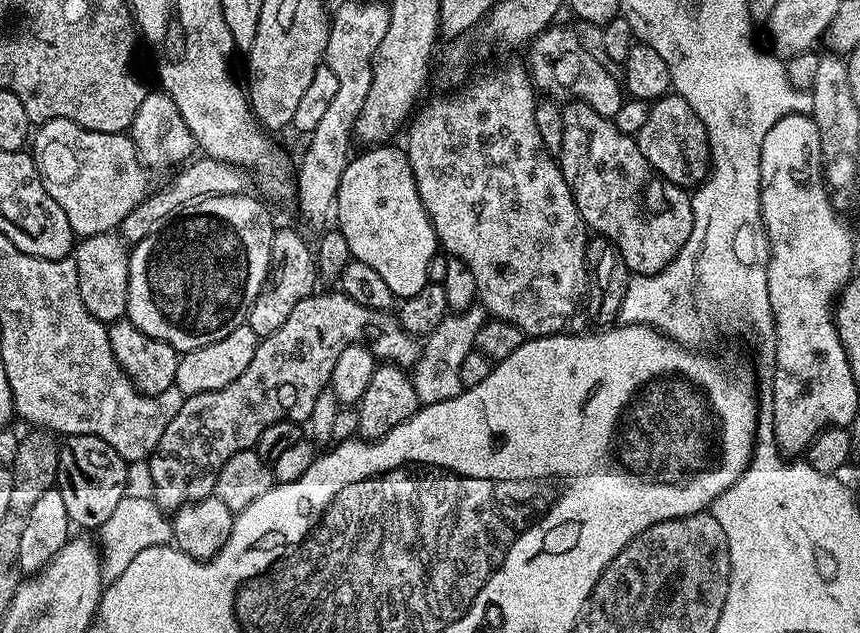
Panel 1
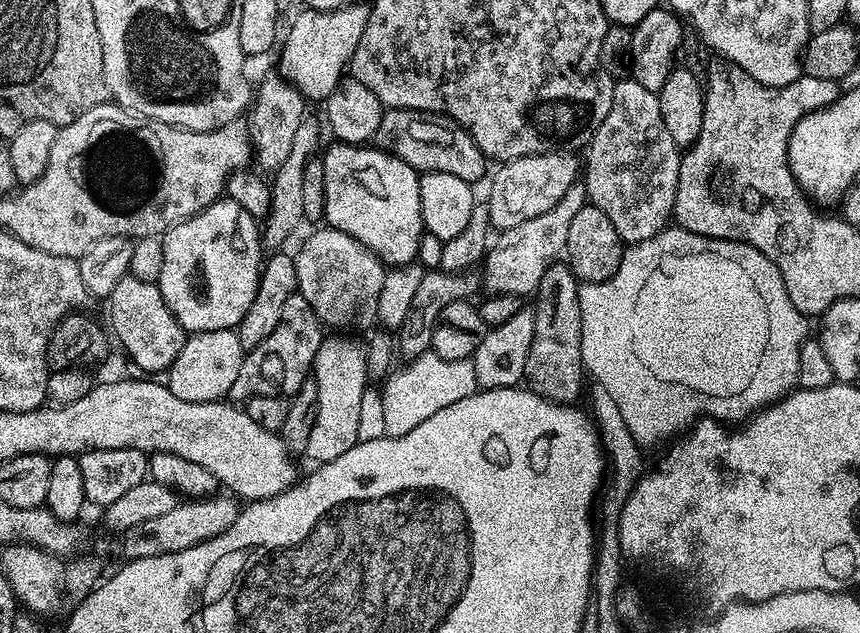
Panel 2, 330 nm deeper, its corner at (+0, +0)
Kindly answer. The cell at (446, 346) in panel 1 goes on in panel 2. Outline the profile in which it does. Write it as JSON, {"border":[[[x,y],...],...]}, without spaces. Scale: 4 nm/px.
{"border":[[[577,182],[566,190],[566,194],[546,214],[538,214],[538,218],[530,218],[530,222],[522,222],[513,228],[503,229],[499,233],[500,241],[489,247],[482,261],[482,288],[485,293],[514,294],[521,298],[530,297],[537,291],[546,270],[557,259],[556,256],[568,247],[570,221],[578,210],[586,203],[583,183]]]}

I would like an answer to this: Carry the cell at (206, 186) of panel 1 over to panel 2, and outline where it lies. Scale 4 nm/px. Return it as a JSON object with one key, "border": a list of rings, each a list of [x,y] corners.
{"border":[[[410,108],[387,109],[374,137],[375,147],[406,162],[415,168],[417,173],[454,174],[454,178],[462,178],[466,183],[475,185],[476,180],[483,178],[484,171],[485,176],[489,171],[489,161],[465,128],[455,122],[443,124],[440,120],[443,119],[433,118],[423,112],[414,112]]]}

